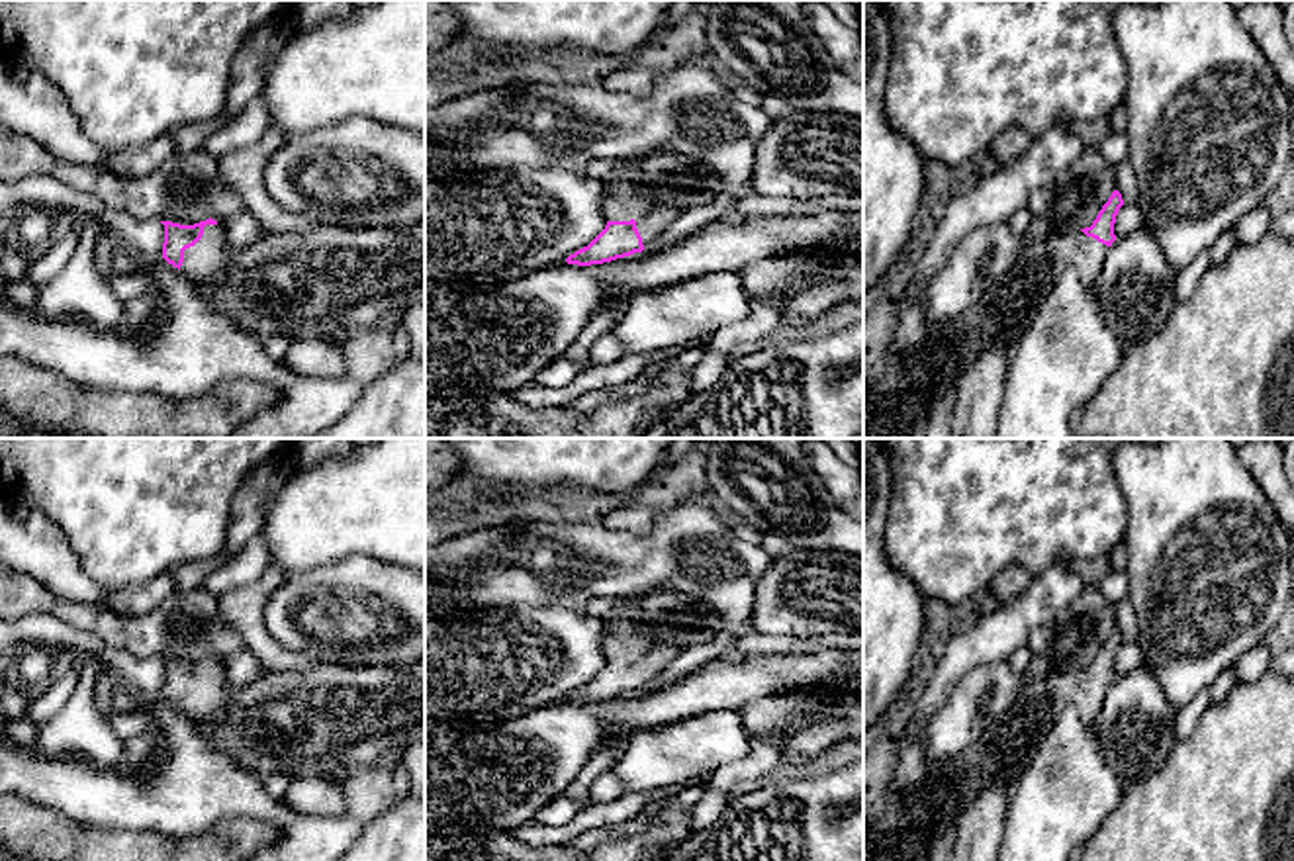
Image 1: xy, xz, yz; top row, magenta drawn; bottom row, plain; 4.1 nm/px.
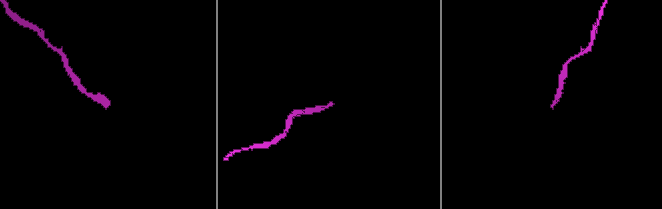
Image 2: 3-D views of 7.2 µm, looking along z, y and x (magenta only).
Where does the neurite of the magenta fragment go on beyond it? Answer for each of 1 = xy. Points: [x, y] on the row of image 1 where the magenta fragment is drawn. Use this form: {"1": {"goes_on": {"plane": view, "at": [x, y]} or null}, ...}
{"1": {"goes_on": {"plane": "xy", "at": [202, 263]}}}

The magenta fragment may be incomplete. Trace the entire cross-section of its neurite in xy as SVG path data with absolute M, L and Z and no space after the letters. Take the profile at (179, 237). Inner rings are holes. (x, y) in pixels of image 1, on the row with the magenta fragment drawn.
M215 219L194 225L161 221L164 225L162 258L200 288L208 288L233 256L223 227Z

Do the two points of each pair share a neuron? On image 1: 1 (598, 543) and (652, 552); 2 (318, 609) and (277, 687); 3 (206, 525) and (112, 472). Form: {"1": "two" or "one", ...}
{"1": "one", "2": "two", "3": "one"}

